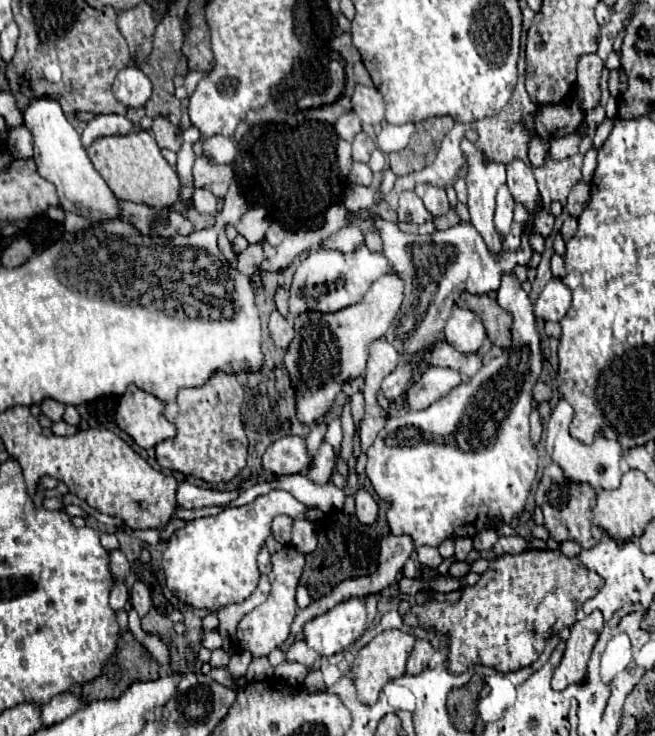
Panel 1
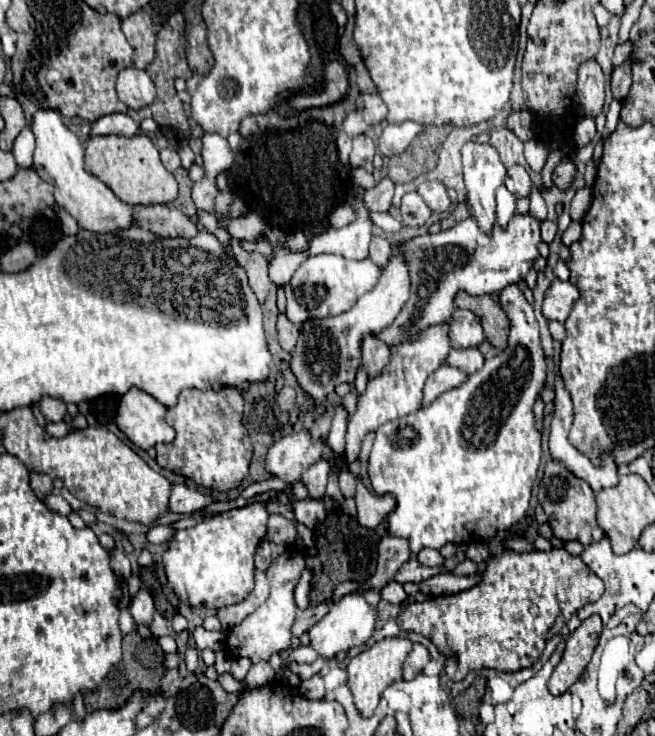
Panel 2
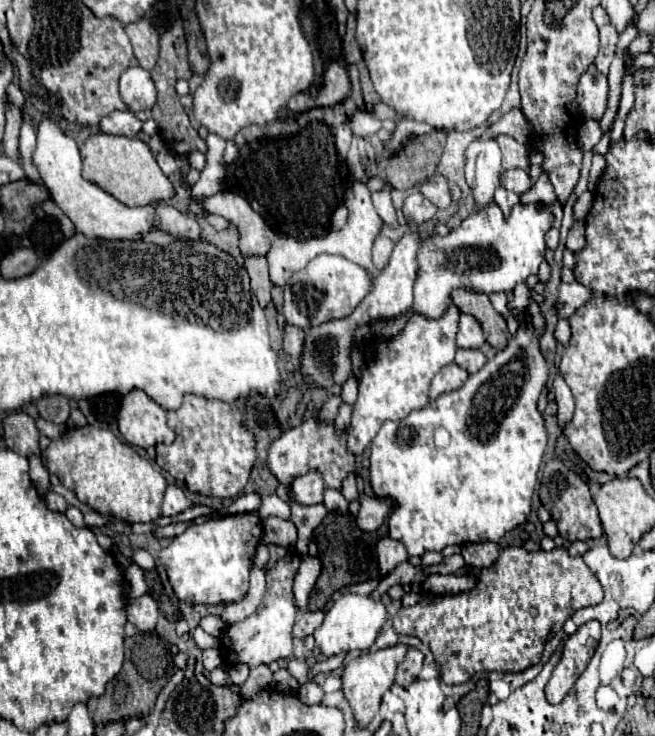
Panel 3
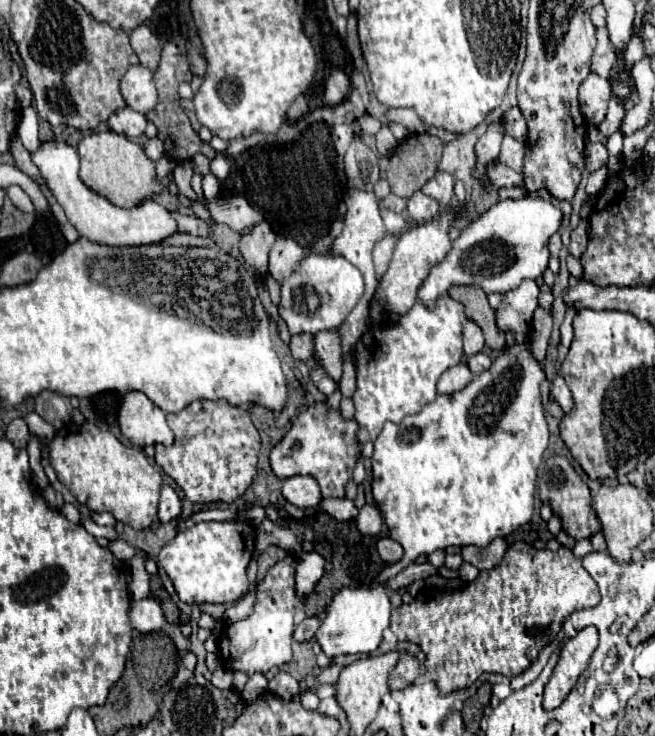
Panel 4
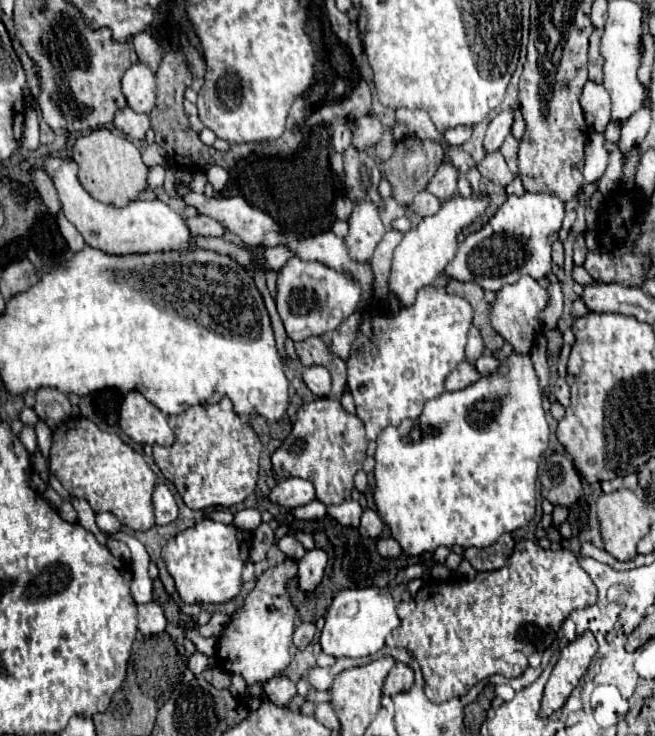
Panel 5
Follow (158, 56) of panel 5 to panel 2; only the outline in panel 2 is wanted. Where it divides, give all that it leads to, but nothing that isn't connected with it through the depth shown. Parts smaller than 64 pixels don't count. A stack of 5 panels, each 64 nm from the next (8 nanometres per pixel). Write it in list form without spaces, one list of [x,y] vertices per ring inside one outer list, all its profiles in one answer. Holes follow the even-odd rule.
[[[140,8],[138,12],[124,18],[120,26],[134,50],[134,56],[132,56],[134,66],[146,68],[154,60],[154,40],[156,40],[156,32],[148,10]]]

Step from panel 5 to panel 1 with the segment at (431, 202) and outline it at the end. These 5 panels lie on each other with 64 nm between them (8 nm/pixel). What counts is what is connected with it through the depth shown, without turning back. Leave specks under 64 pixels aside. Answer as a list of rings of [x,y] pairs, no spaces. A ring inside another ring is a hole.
[[[404,192],[398,202],[398,222],[422,224],[426,220],[432,220],[432,214],[426,210],[422,200],[414,192]]]

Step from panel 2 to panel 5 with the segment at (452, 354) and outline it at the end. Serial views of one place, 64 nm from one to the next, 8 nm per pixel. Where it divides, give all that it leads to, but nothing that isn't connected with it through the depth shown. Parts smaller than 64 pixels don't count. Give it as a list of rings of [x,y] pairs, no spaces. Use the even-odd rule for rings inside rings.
[[[480,356],[480,358],[474,362],[474,366],[476,366],[476,370],[478,370],[482,376],[486,376],[486,374],[490,374],[490,372],[494,372],[494,370],[498,368],[498,360],[496,360],[494,356]]]

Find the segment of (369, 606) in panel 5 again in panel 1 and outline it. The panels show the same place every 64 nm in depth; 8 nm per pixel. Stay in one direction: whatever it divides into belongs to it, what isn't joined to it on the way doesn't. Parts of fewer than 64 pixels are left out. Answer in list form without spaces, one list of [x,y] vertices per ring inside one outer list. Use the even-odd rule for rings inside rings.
[[[360,598],[340,602],[322,616],[312,618],[302,626],[306,644],[320,656],[332,656],[348,650],[366,630],[366,606]]]

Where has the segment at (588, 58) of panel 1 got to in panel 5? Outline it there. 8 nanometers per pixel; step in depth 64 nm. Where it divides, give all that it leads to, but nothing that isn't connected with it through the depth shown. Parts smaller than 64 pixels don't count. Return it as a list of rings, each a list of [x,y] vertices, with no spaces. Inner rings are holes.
[[[588,80],[584,84],[580,94],[580,106],[584,110],[586,124],[596,132],[604,132],[610,120],[610,94],[602,82]]]

